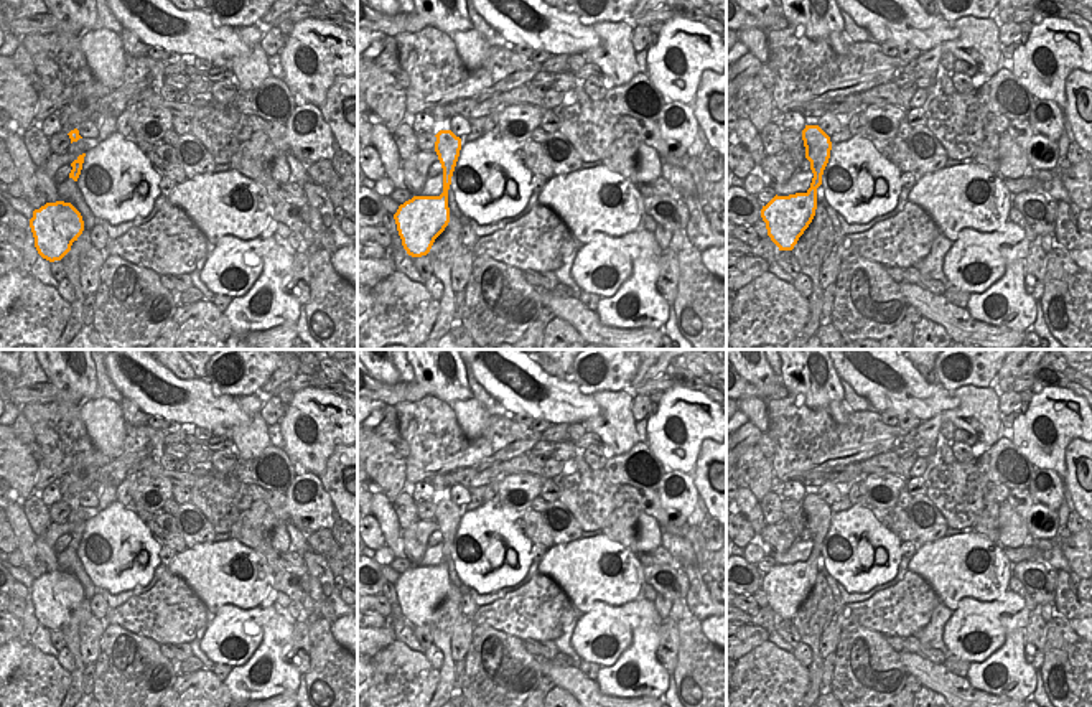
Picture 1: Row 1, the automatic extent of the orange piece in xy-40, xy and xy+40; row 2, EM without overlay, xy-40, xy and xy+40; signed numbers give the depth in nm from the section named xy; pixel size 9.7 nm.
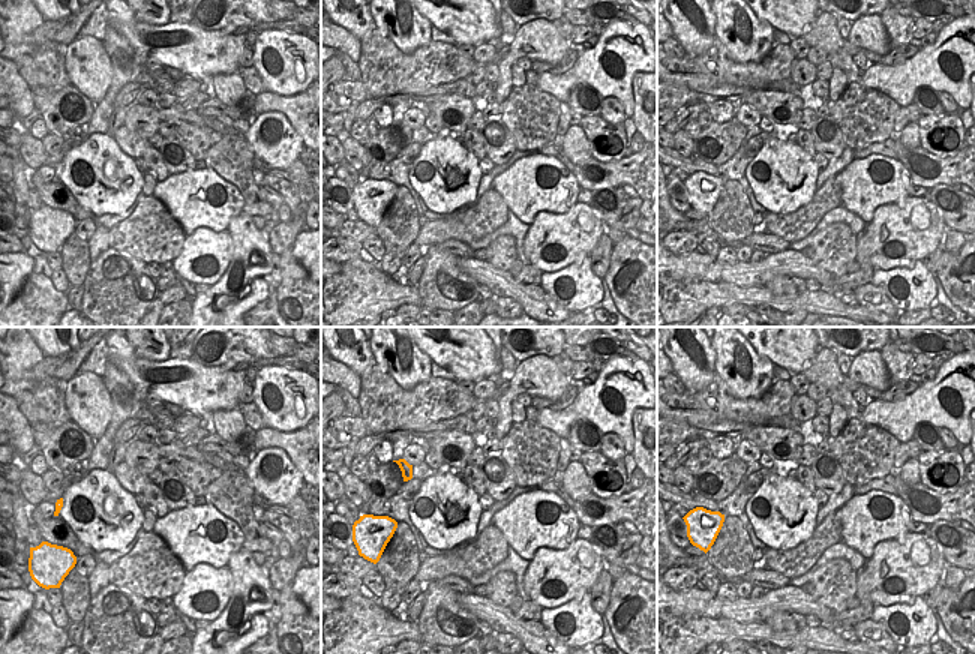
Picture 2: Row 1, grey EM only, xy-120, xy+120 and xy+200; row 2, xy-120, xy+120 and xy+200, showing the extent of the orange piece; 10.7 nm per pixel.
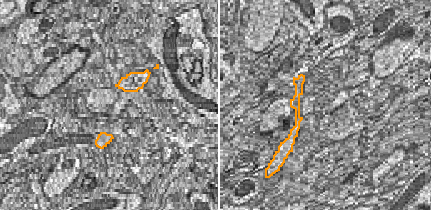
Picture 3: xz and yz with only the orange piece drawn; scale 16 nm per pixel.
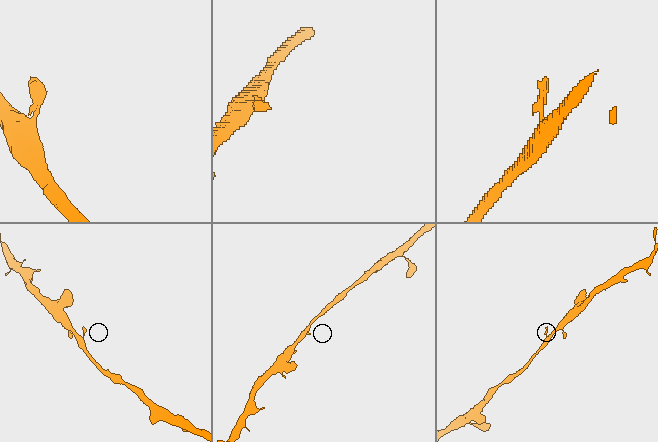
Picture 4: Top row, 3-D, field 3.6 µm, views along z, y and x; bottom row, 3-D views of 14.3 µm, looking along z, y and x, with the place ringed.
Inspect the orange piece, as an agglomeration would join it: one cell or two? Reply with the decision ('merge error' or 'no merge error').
no merge error

